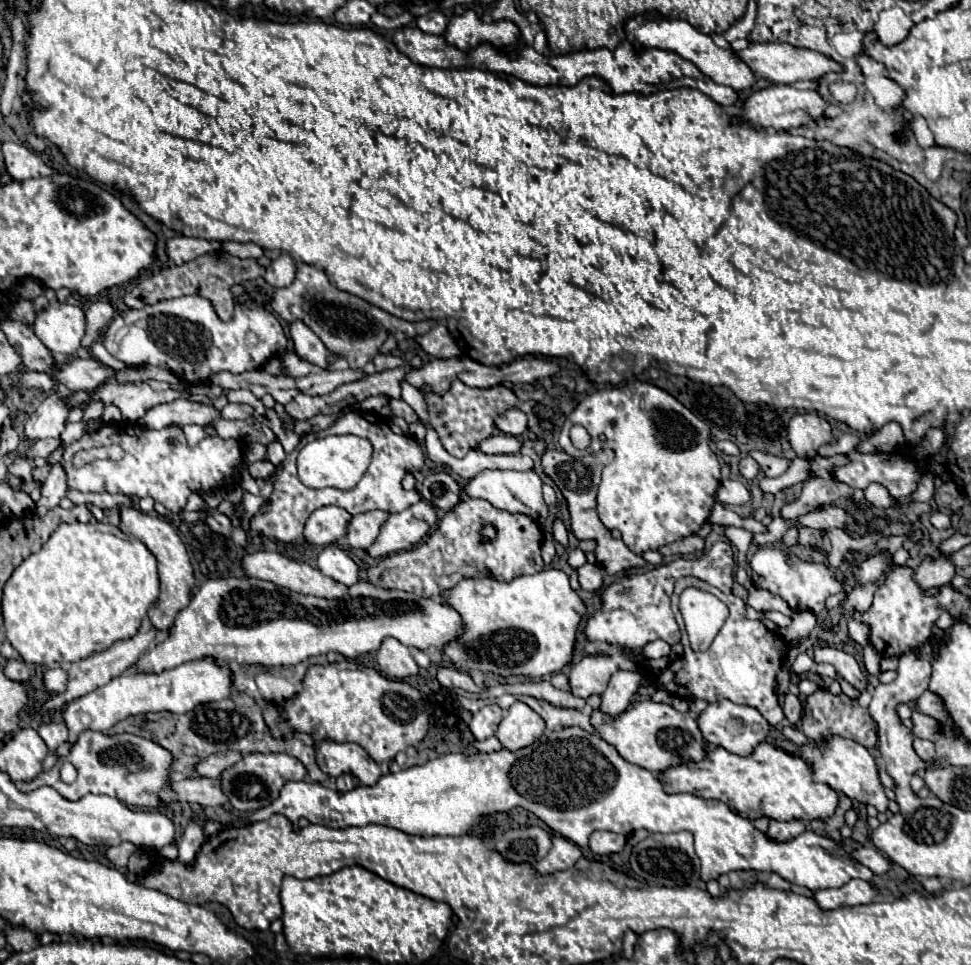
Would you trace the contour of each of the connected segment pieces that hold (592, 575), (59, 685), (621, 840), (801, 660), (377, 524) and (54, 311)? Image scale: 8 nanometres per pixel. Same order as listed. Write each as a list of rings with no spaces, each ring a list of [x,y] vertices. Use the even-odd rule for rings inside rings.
[[[583,564],[581,568],[577,568],[579,572],[579,584],[583,590],[587,592],[597,592],[599,588],[603,588],[603,570],[599,564]]]
[[[47,668],[43,672],[43,684],[47,692],[61,694],[67,690],[67,670],[63,668]]]
[[[593,832],[589,840],[589,848],[593,854],[609,856],[615,852],[621,852],[625,846],[625,836],[615,832]]]
[[[801,654],[794,661],[792,668],[794,672],[799,675],[810,671],[814,663],[814,660],[811,659],[807,654]]]
[[[383,510],[363,512],[353,516],[347,528],[347,542],[353,548],[363,548],[363,550],[369,548],[377,540],[379,530],[387,518],[389,518],[389,512],[383,512]]]
[[[49,304],[37,314],[33,330],[37,338],[59,354],[73,354],[85,336],[85,312],[73,304]]]

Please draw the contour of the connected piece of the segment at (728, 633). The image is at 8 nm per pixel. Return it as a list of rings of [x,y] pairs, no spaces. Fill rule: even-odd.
[[[685,576],[675,582],[675,592],[671,596],[671,608],[673,608],[673,614],[675,614],[679,630],[681,630],[681,644],[685,646],[685,654],[677,662],[673,662],[669,668],[665,668],[661,674],[657,674],[653,680],[645,680],[639,686],[637,694],[651,696],[657,690],[665,690],[665,692],[685,698],[685,700],[689,696],[693,696],[693,698],[701,698],[709,704],[727,698],[733,704],[745,704],[745,706],[757,708],[771,726],[781,724],[781,720],[785,716],[783,716],[783,710],[777,702],[775,676],[781,670],[783,658],[787,654],[787,642],[783,642],[779,636],[775,636],[771,630],[767,630],[759,620],[747,620],[745,618],[745,602],[741,598],[737,598],[733,594],[723,594],[717,588],[711,588],[709,584],[703,584],[703,580],[693,578],[693,576]],[[691,586],[717,596],[729,608],[729,618],[725,620],[723,628],[715,636],[713,646],[705,652],[691,650],[687,634],[685,634],[683,618],[681,618],[681,612],[677,606],[681,592]]]

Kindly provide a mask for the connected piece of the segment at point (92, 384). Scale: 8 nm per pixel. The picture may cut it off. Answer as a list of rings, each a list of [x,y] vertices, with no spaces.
[[[79,358],[67,366],[59,366],[57,380],[69,390],[89,390],[101,386],[101,382],[113,382],[115,370],[111,366],[101,366],[93,358]]]

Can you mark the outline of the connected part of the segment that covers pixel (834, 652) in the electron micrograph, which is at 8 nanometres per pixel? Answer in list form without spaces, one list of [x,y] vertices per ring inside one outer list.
[[[825,646],[825,648],[815,648],[815,662],[829,662],[835,666],[837,676],[845,678],[849,684],[853,684],[857,690],[865,690],[867,688],[867,676],[861,672],[857,660],[837,648]]]

